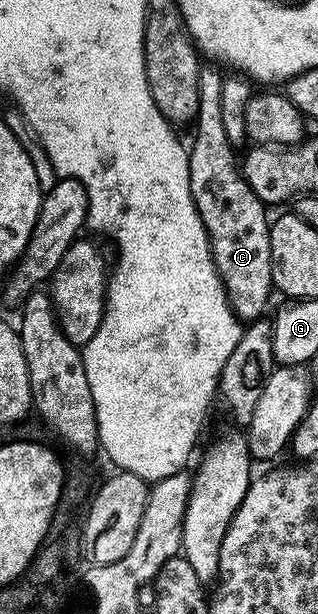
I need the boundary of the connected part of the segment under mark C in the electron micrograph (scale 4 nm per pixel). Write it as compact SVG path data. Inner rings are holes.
M212 63L203 64L199 71L199 112L194 120L196 135L190 143L188 154L188 168L190 169L190 191L194 197L195 207L202 217L203 225L208 231L211 241L212 260L216 271L223 282L228 302L238 319L243 322L254 322L265 314L270 293L273 294L272 262L270 261L270 215L267 215L267 206L249 187L243 177L237 160L234 161L234 147L226 137L223 128L221 93L224 84L224 75L221 68Z

